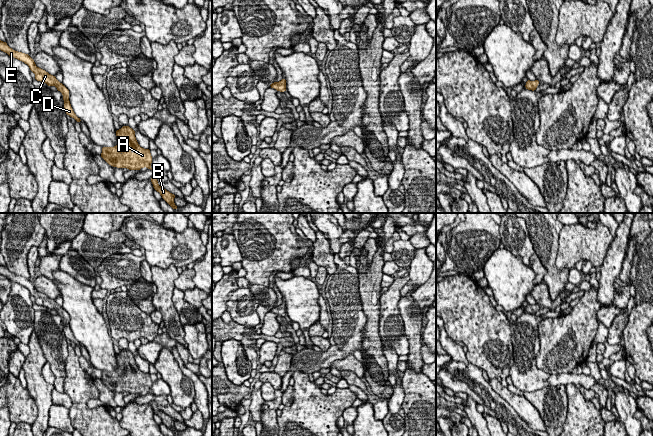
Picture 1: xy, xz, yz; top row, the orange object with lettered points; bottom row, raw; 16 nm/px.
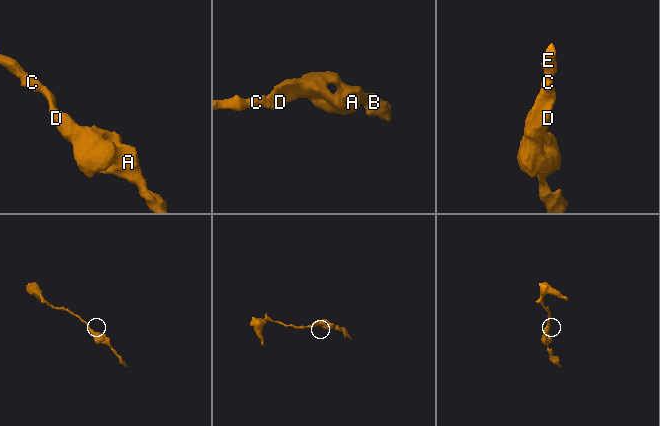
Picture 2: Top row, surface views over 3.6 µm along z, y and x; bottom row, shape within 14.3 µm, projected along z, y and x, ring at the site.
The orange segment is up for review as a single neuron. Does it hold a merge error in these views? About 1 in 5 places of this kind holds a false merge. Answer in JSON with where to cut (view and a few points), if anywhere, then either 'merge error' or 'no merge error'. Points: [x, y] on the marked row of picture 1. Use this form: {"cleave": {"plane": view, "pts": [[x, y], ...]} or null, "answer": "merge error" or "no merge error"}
{"cleave": null, "answer": "no merge error"}

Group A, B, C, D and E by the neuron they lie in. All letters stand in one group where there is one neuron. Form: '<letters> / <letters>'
A B C D E

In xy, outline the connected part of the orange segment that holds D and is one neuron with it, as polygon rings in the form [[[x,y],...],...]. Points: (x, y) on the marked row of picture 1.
[[[0,41],[0,50],[7,53],[9,56],[19,59],[22,62],[26,63],[30,67],[30,70],[35,73],[35,80],[45,82],[48,86],[56,86],[57,90],[63,94],[64,109],[66,114],[74,118],[77,122],[81,122],[81,119],[75,115],[70,105],[69,90],[62,83],[60,83],[55,76],[49,74],[41,68],[38,68],[35,65],[33,58],[30,57],[30,55],[22,52],[17,52],[11,49],[6,42]]]

